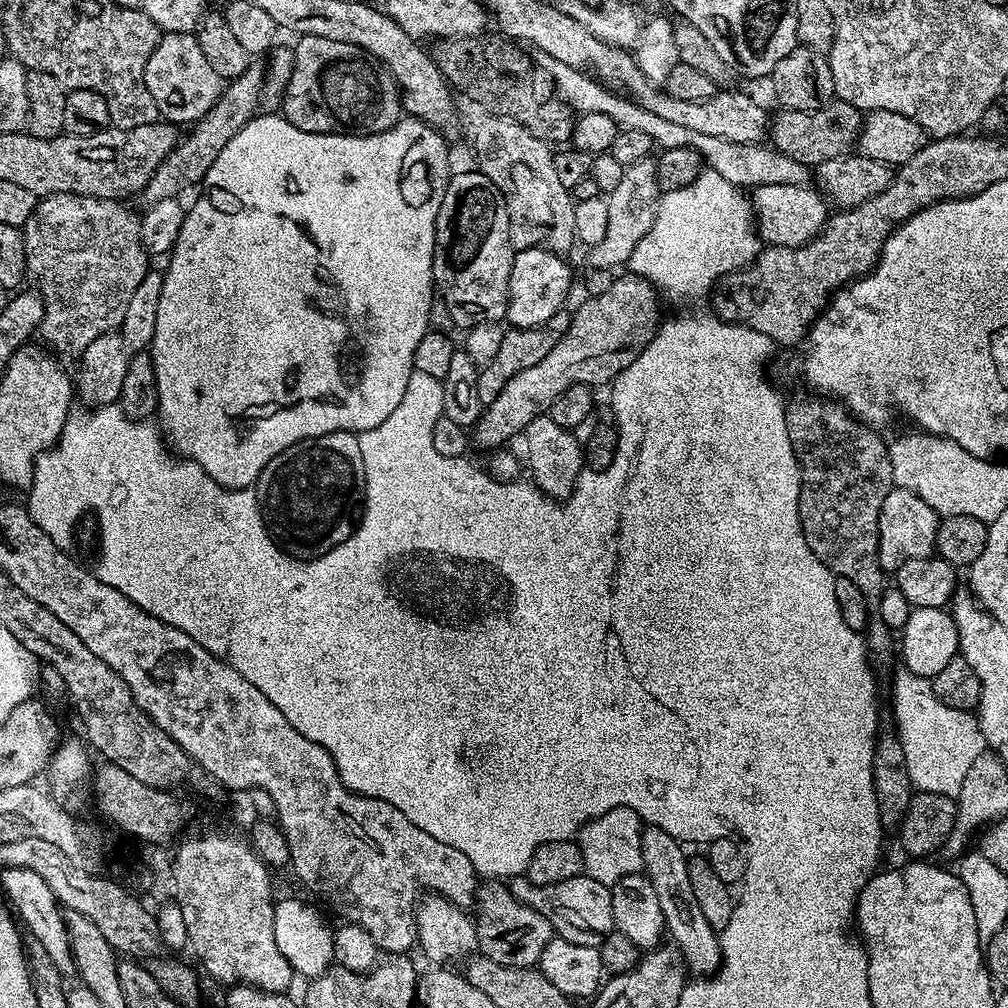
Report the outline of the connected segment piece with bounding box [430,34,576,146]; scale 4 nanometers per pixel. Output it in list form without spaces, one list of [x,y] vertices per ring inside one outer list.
[[[488,35],[436,40],[430,48],[432,61],[459,95],[461,92],[462,95],[469,96],[474,103],[481,104],[487,115],[512,118],[530,134],[536,135],[552,146],[560,146],[571,141],[572,131],[576,125],[573,109],[560,98],[547,100],[546,97],[536,93],[538,72],[534,67],[533,57],[531,55],[528,57],[519,43],[503,35]]]

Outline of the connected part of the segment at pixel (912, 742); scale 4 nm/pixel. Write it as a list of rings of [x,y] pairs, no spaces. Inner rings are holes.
[[[900,670],[892,684],[892,712],[904,745],[904,765],[919,791],[953,798],[962,790],[962,782],[978,754],[986,751],[980,721],[972,712],[948,708],[932,693],[931,679]]]

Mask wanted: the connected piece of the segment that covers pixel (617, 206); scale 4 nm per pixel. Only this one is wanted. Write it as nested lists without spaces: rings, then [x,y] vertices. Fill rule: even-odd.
[[[653,159],[639,160],[625,167],[620,185],[607,193],[607,226],[602,242],[588,249],[589,269],[617,269],[618,265],[629,263],[635,246],[653,226],[656,217],[655,206],[659,201],[660,187],[658,166]]]

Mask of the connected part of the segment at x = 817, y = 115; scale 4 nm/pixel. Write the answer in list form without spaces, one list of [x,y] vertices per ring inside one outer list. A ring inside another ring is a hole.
[[[833,99],[831,104],[809,112],[786,108],[777,113],[770,120],[771,147],[809,166],[851,153],[860,135],[862,113],[844,100]]]

